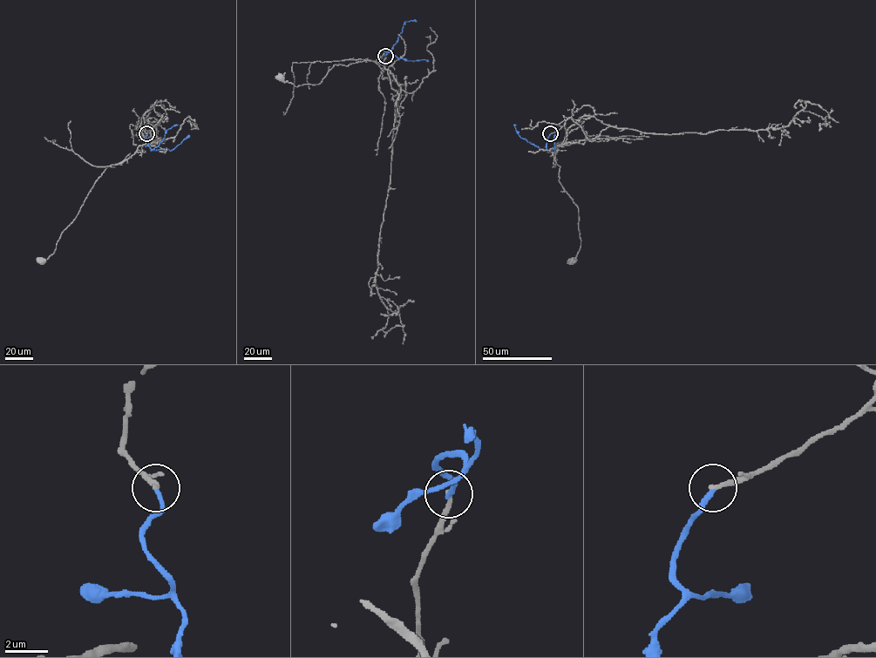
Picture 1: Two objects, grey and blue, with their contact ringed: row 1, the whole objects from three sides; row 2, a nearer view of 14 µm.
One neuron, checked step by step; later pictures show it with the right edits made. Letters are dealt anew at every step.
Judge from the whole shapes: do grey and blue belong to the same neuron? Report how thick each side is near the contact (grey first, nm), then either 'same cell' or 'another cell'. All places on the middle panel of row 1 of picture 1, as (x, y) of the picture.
200 nm thick on the grey side, 220 nm on the other; another cell

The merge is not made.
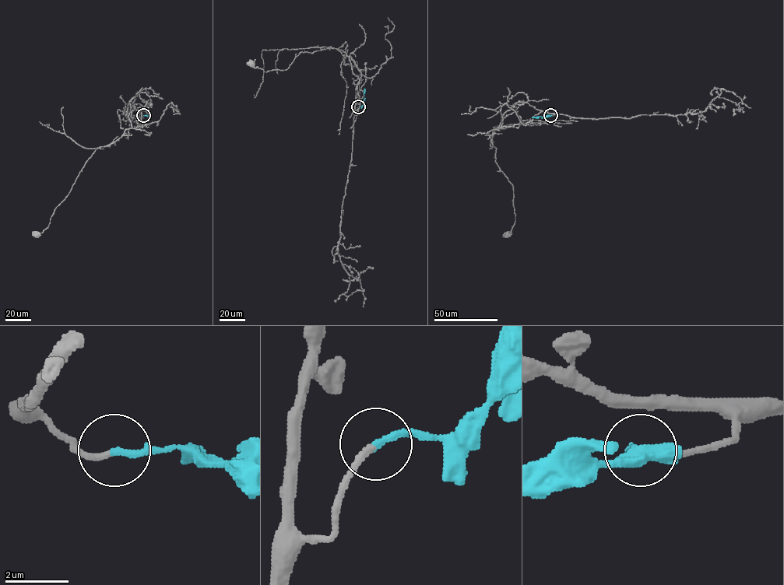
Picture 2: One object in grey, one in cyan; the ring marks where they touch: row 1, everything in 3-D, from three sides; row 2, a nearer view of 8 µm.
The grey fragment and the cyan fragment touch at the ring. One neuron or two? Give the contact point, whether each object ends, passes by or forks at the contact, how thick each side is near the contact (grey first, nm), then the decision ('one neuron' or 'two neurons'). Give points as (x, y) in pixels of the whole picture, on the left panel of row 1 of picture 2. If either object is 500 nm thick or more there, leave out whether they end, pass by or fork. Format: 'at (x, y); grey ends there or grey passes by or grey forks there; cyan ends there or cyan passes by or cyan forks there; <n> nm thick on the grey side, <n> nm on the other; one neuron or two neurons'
at (143, 115); grey ends there; cyan ends there; 190 nm thick on the grey side, 200 nm on the other; one neuron

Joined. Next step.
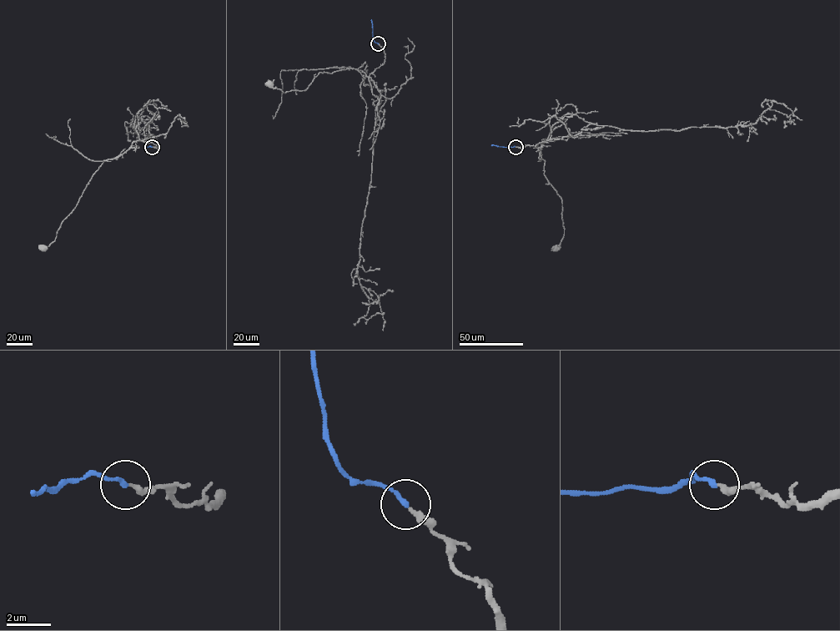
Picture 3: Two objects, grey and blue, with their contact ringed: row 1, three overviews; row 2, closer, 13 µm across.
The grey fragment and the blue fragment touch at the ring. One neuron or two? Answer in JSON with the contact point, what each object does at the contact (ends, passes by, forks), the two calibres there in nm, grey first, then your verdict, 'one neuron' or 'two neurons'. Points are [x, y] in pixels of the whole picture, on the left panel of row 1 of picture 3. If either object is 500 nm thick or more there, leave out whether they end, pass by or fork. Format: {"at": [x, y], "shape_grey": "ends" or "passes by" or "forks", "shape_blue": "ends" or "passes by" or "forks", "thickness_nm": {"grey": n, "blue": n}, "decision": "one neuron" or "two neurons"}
{"at": [152, 147], "shape_grey": "ends", "shape_blue": "ends", "thickness_nm": {"grey": 240, "blue": 200}, "decision": "one neuron"}

